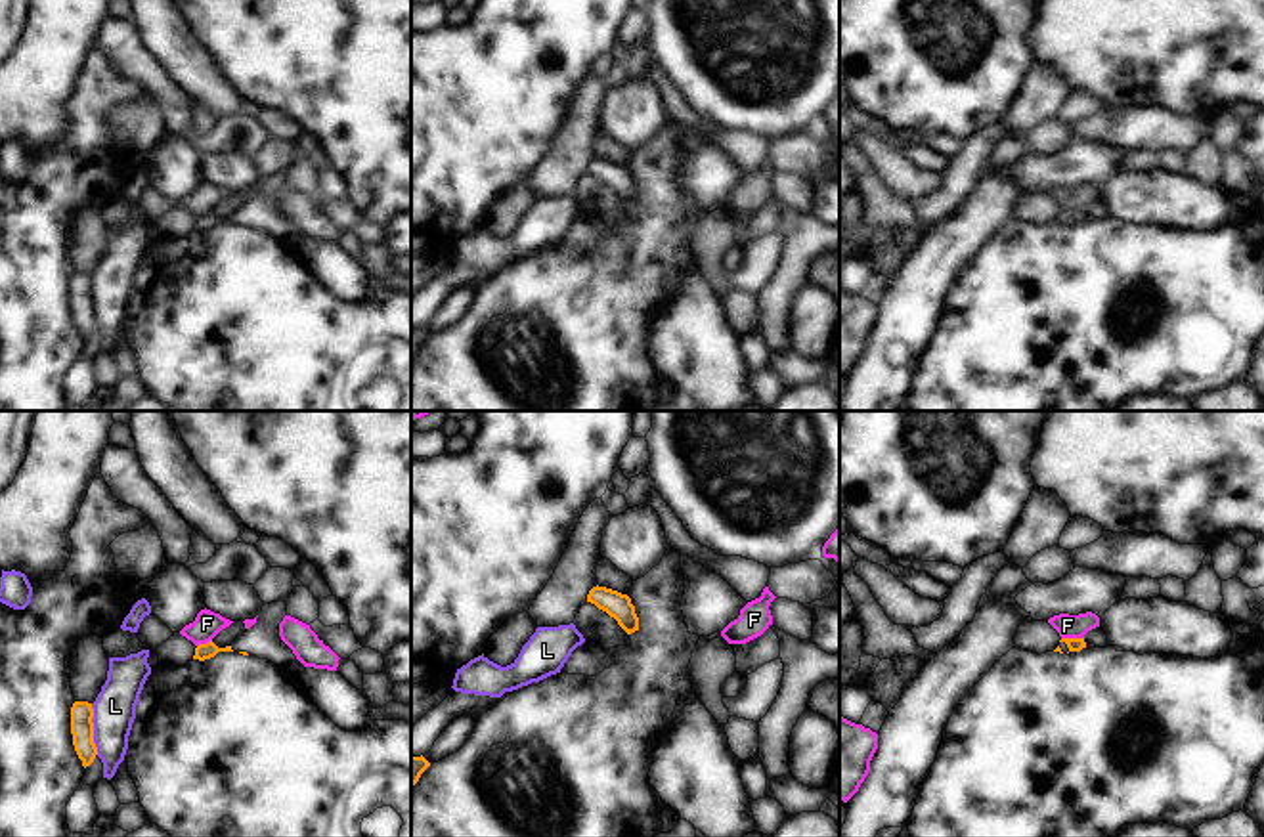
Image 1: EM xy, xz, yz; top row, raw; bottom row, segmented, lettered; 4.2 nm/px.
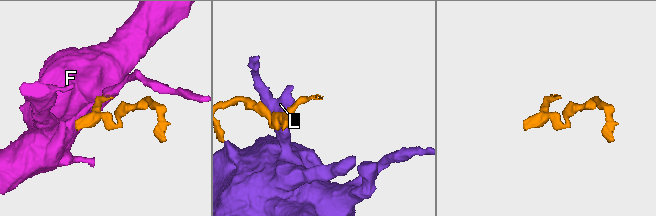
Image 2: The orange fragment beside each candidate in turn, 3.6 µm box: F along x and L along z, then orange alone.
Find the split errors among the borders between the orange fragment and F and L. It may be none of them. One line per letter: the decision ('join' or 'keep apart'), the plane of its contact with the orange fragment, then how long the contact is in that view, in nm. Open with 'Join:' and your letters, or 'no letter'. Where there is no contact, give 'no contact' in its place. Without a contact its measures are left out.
Join: no letter
F: keep apart | yz | 100 nm
L: keep apart | xy | 220 nm

